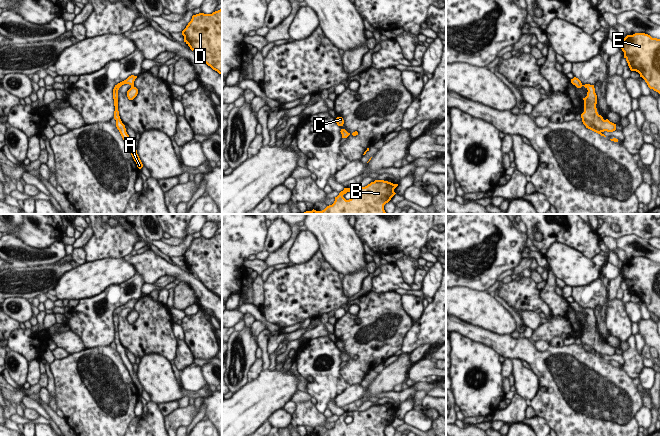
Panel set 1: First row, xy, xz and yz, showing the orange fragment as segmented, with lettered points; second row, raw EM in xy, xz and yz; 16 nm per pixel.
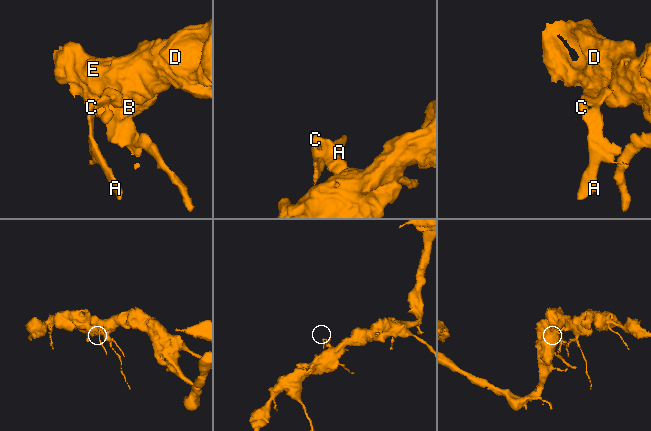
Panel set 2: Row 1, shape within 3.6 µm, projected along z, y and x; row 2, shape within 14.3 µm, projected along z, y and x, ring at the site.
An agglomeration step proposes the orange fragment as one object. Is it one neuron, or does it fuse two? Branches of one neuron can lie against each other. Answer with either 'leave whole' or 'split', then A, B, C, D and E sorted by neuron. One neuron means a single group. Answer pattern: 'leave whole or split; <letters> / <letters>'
leave whole; A B C D E

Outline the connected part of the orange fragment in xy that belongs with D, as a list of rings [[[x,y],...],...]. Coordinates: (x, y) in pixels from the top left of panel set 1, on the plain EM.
[[[222,233],[212,238],[193,239],[182,259],[190,273],[195,274],[204,287],[222,299]]]

